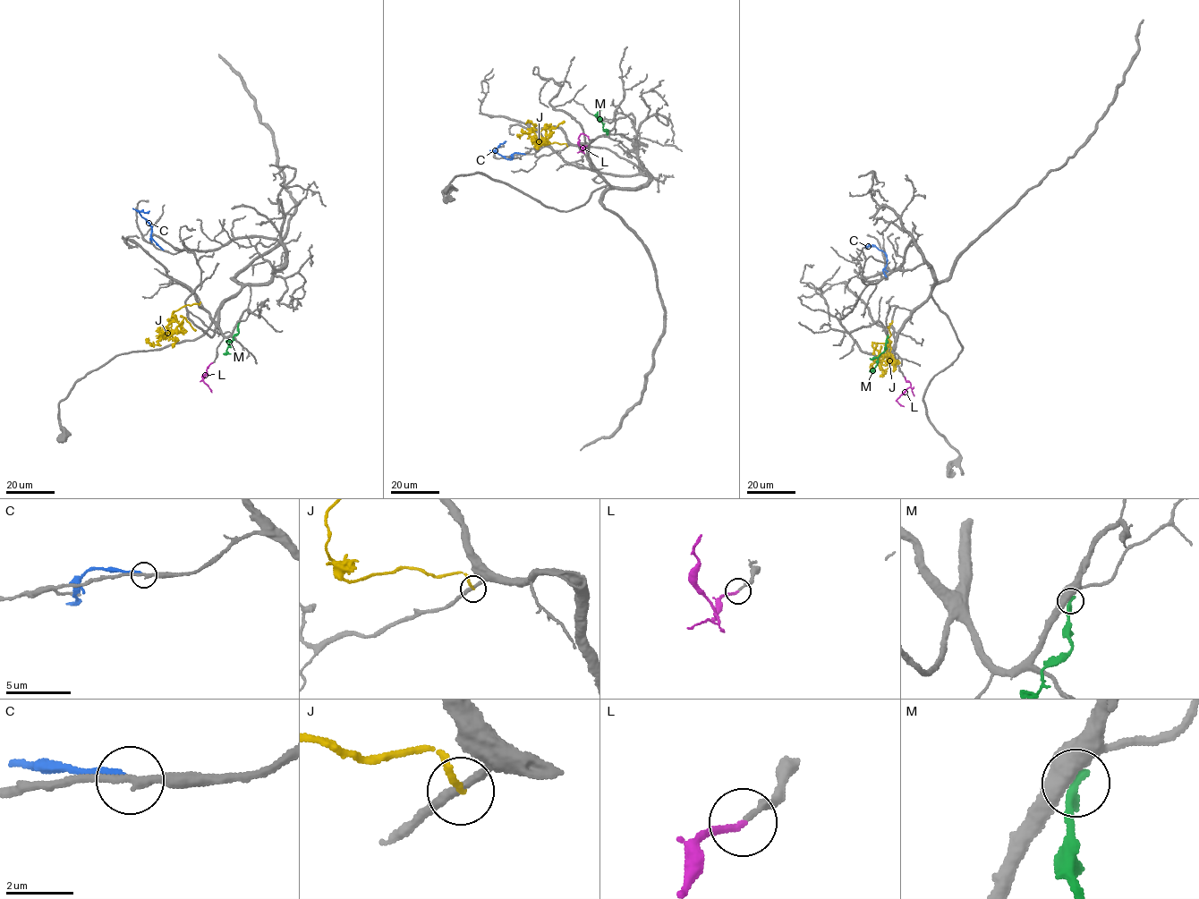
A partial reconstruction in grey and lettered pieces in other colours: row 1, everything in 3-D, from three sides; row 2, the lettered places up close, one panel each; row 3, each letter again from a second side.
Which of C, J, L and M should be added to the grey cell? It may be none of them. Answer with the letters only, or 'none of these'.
L

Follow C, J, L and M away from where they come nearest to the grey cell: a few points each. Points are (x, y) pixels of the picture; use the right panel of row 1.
C: (886, 277), (883, 269), (886, 265), (886, 255), (874, 246), (865, 245)
J: (892, 321), (888, 327), (890, 335), (886, 362), (881, 363), (883, 374), (888, 368)
L: (904, 377), (910, 385), (896, 401), (904, 406)
M: (888, 335), (885, 349), (878, 358), (874, 368), (869, 371)

